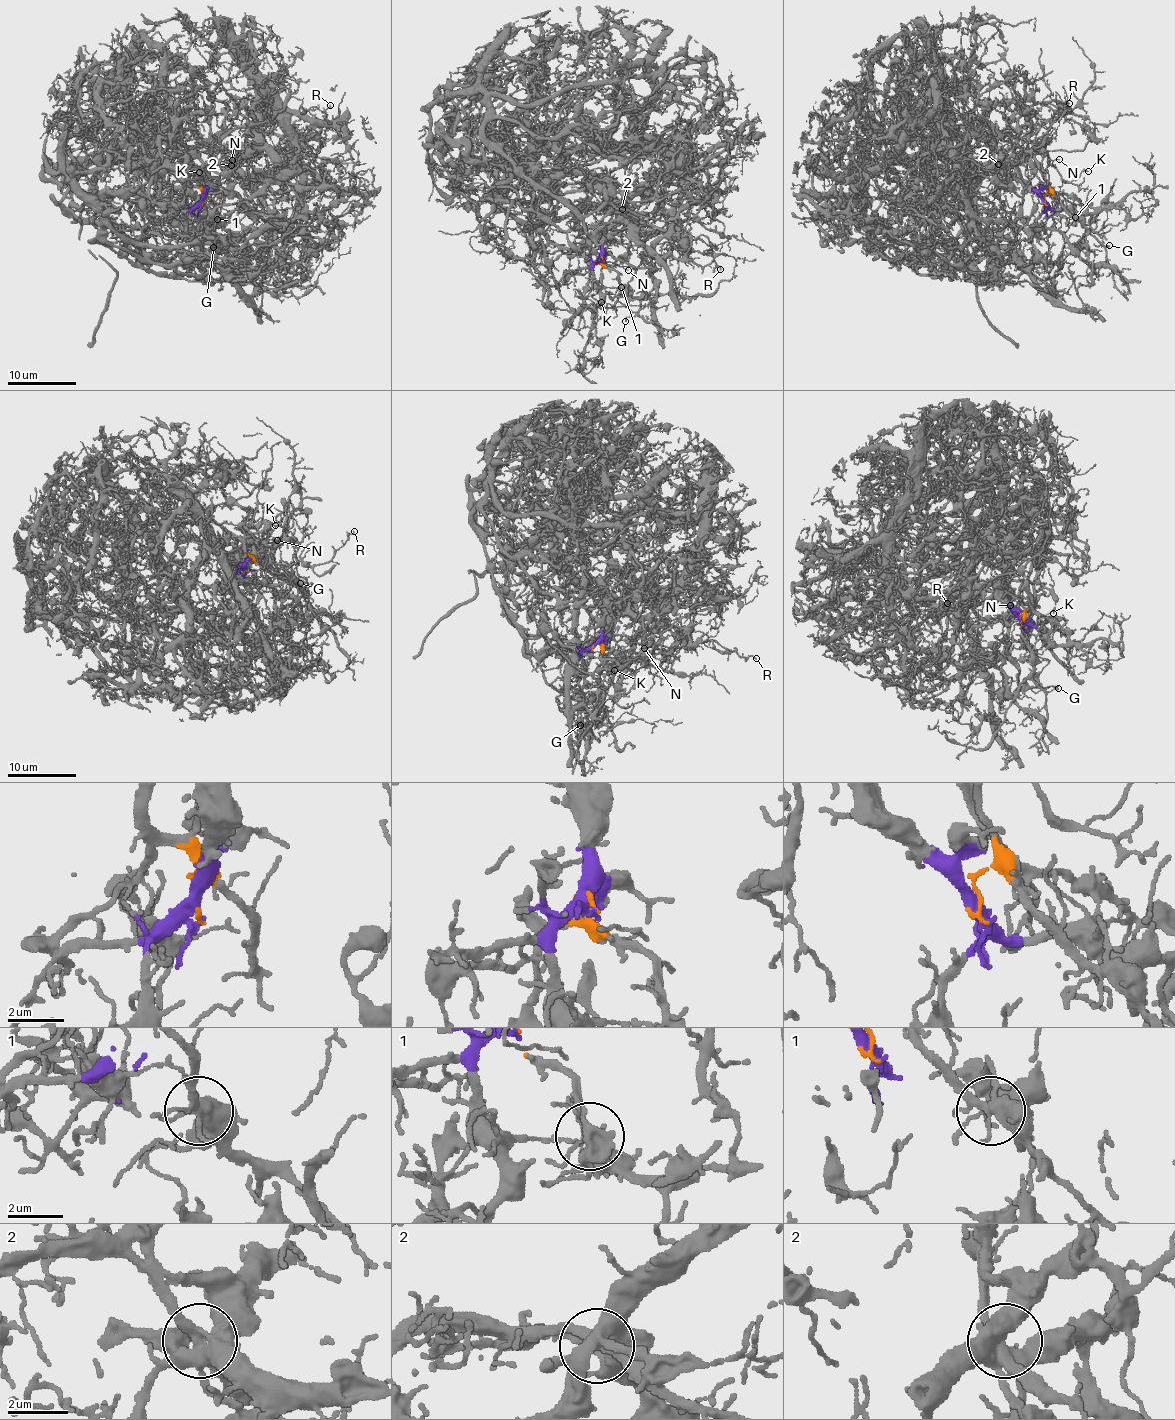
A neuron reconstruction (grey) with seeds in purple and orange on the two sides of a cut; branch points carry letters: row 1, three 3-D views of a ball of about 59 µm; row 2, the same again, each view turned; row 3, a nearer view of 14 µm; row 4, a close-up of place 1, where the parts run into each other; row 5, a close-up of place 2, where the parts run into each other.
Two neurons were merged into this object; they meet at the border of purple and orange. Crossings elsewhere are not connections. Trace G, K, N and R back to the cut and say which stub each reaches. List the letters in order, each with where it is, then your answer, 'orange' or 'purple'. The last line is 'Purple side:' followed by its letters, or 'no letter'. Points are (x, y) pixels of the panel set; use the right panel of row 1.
G: (1109, 245) | orange
K: (1088, 171) | orange
N: (1059, 159) | orange
R: (1069, 103) | purple
Purple side: R

